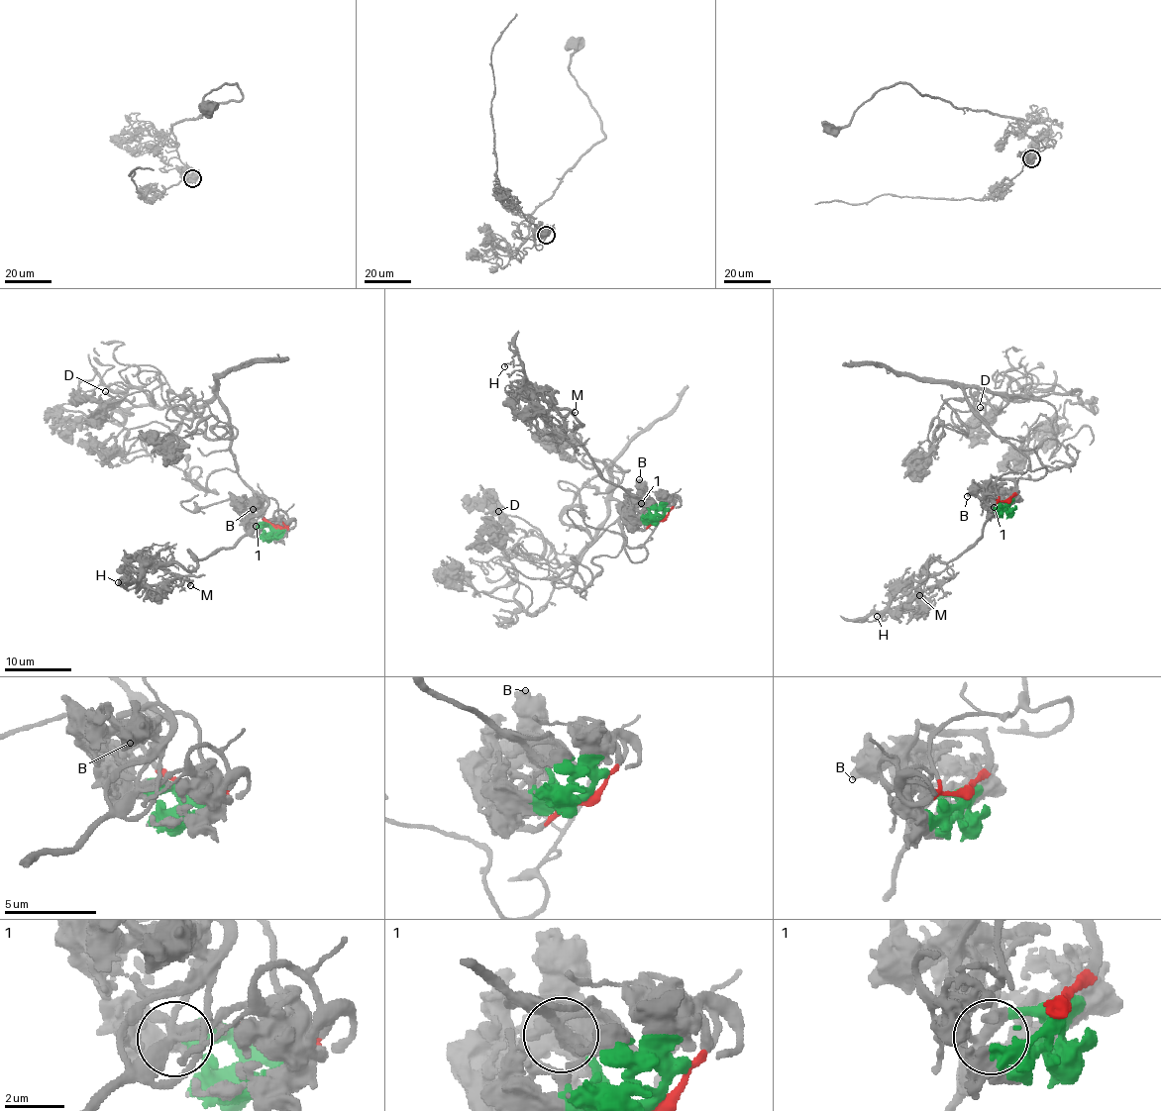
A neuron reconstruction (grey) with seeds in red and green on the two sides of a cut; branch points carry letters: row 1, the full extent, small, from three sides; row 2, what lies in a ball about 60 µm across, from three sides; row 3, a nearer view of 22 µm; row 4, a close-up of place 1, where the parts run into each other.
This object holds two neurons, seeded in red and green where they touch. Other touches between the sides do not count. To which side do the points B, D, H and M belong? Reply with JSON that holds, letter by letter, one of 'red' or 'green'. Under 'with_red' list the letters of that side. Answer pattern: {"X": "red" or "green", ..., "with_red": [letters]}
{"B": "green", "D": "red", "H": "green", "M": "green", "with_red": ["D"]}

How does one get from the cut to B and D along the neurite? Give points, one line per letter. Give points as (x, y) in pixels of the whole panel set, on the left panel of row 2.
B: (275, 530), (252, 526), (241, 518), (241, 508), (246, 501), (253, 509)
D: (275, 530), (284, 526), (277, 505), (239, 473), (218, 394), (179, 408), (158, 387), (117, 400), (105, 391)

